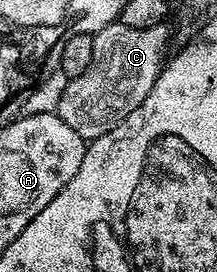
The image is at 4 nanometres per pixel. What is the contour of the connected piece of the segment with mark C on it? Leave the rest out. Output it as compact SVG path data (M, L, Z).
M121 20L108 24L108 28L100 28L100 32L93 34L92 64L80 72L80 76L69 79L64 88L64 96L60 96L60 104L56 113L68 128L73 128L80 137L93 140L112 132L128 112L140 108L144 96L152 92L152 84L156 84L158 74L163 68L164 57L162 53L166 45L171 45L172 30L169 25L153 26L152 28L128 28Z

